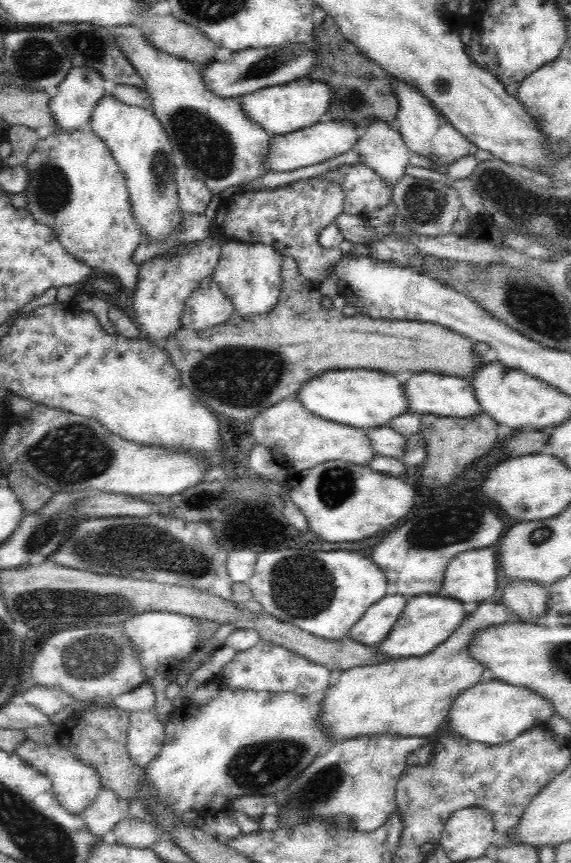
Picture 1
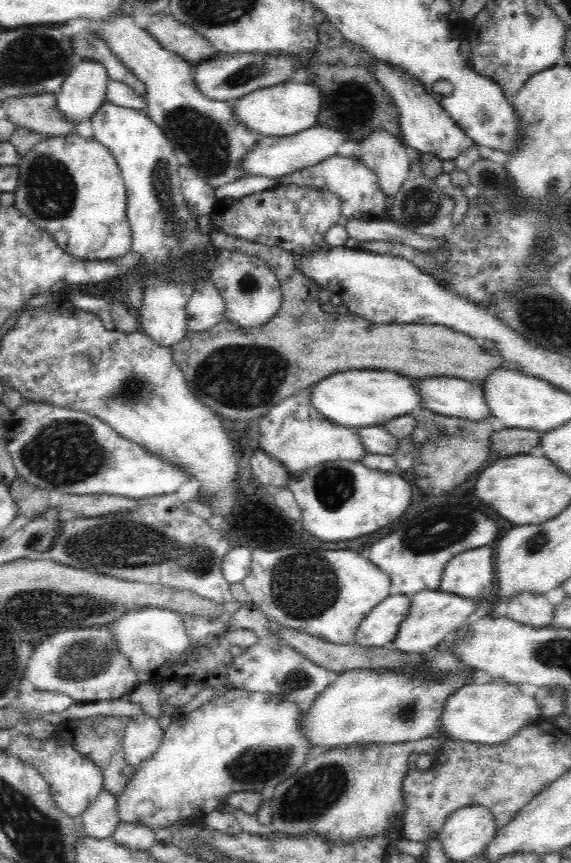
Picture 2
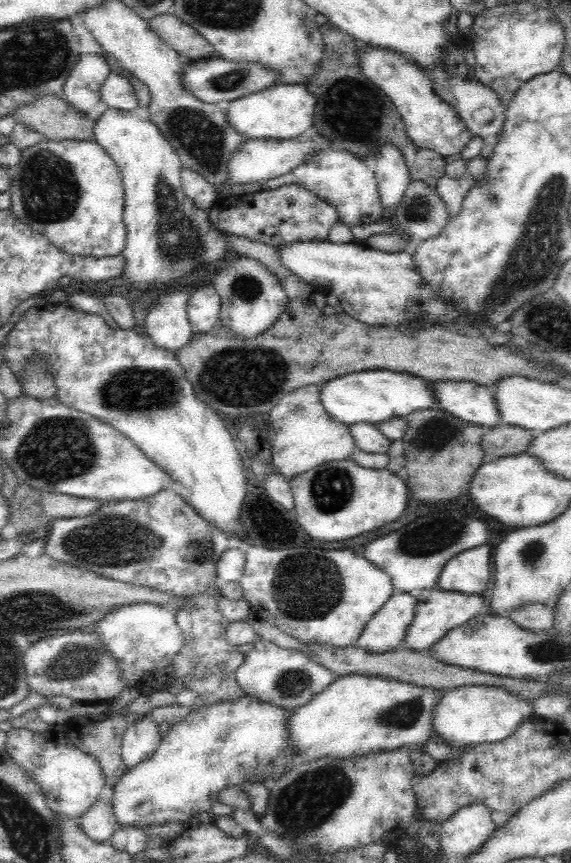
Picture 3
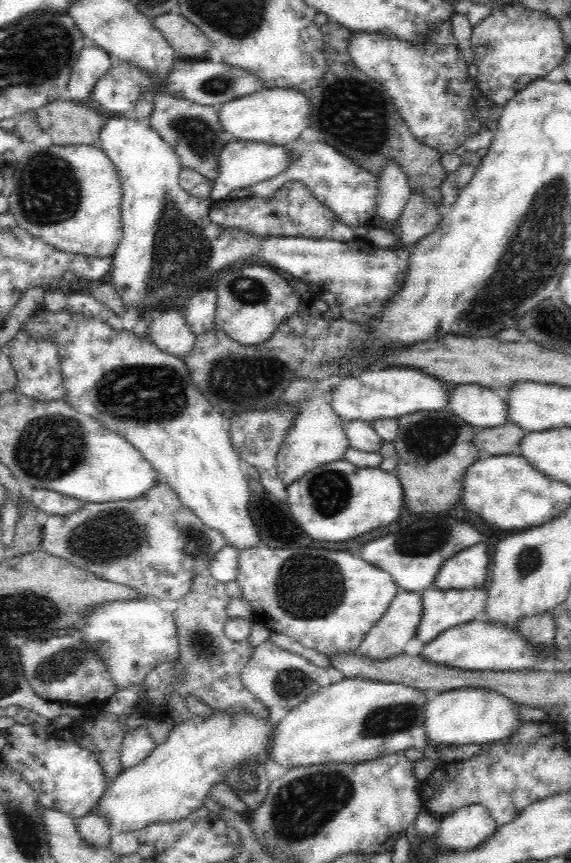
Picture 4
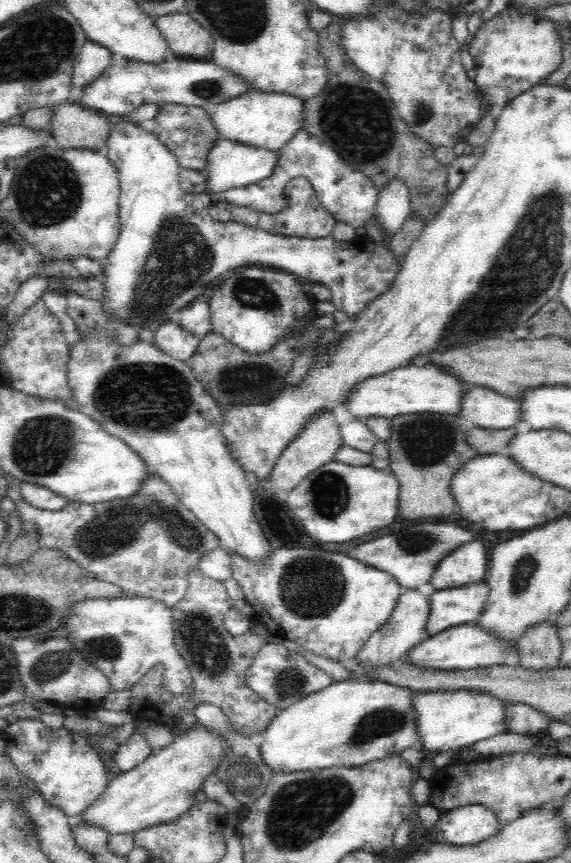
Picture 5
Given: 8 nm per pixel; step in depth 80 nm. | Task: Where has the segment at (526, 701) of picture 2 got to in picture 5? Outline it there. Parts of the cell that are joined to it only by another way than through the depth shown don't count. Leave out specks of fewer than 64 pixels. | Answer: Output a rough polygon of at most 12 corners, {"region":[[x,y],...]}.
{"region":[[477,691],[413,692],[428,759],[505,734],[505,701]]}

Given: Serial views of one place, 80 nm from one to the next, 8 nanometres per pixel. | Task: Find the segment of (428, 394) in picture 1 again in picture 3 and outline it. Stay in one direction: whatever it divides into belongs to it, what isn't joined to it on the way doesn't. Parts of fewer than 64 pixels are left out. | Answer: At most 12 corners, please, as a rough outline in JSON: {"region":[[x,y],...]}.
{"region":[[434,383],[436,408],[471,425],[500,424],[494,389]]}

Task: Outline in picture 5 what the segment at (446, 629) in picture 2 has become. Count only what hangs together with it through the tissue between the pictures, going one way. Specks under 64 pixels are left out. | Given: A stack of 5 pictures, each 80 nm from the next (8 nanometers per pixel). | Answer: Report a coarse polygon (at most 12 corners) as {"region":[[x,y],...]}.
{"region":[[484,579],[435,591],[426,632],[474,623],[489,586]]}

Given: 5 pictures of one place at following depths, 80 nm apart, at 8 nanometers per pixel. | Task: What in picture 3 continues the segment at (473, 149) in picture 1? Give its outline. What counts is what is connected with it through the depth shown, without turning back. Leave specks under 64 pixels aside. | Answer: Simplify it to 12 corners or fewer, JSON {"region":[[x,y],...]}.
{"region":[[362,42],[362,74],[391,98],[411,141],[448,158],[475,136],[431,70]]}

